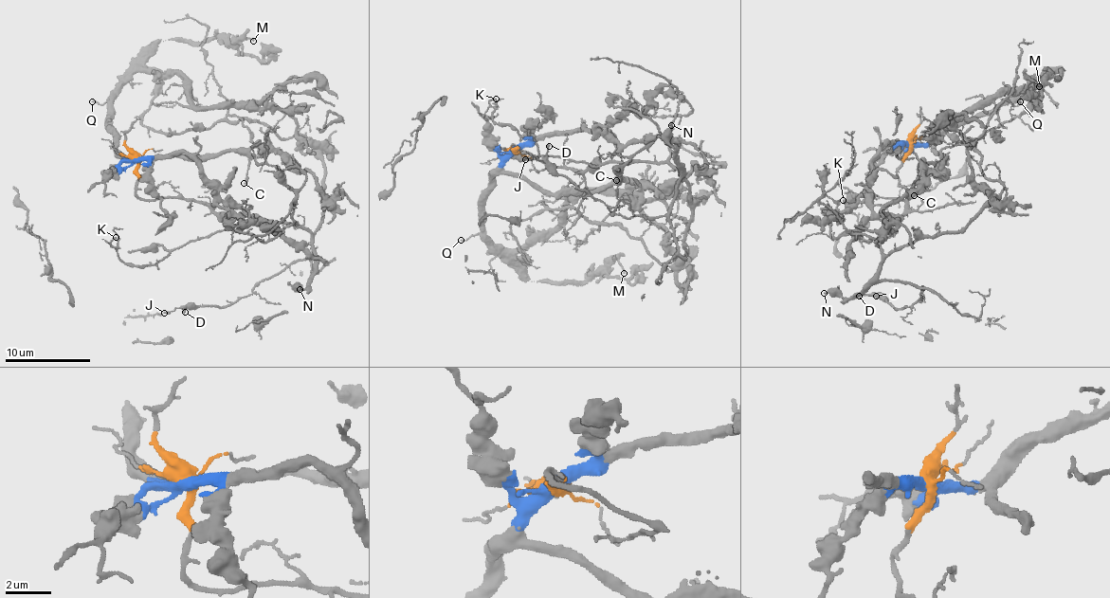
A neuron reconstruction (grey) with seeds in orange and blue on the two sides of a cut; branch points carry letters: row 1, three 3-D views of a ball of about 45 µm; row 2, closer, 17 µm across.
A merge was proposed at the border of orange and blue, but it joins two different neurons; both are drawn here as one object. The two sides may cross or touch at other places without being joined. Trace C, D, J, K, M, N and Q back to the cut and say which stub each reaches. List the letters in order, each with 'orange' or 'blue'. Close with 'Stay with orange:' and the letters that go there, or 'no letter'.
C: blue
D: orange
J: orange
K: orange
M: blue
N: orange
Q: blue
Stay with orange: D, J, K, N

